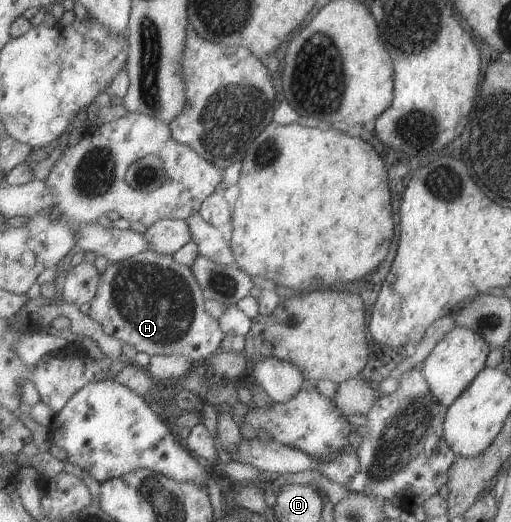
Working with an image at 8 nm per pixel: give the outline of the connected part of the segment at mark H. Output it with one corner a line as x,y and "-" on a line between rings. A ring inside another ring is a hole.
144,251
122,262
108,263
100,278
99,293
90,303
88,315
101,325
105,334
151,357
176,354
199,362
221,352
220,344
227,335
224,334
220,320
208,312
203,286
196,278
195,271
189,266
178,264
172,255
161,255
156,251

